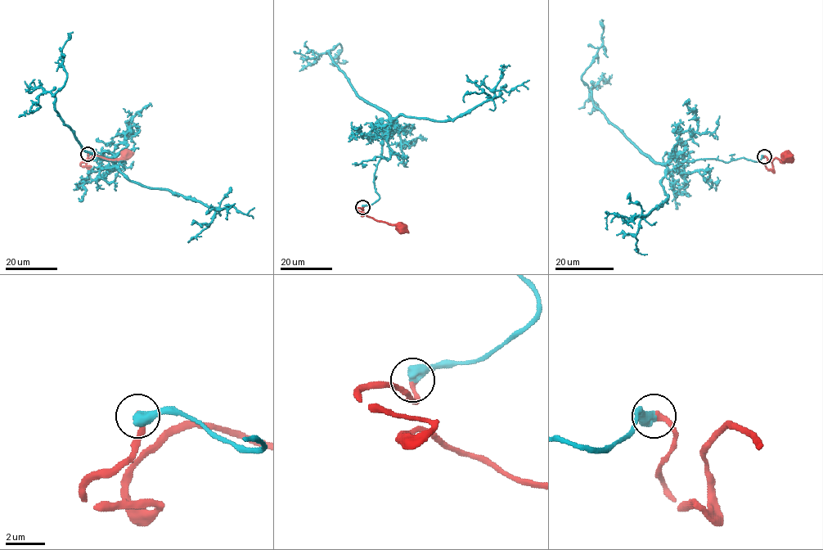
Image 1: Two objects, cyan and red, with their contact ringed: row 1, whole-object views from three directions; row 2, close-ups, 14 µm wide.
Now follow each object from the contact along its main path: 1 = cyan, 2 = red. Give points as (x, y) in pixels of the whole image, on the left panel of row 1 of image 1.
1: (87, 155), (114, 158), (87, 152), (55, 107), (55, 93), (66, 79), (62, 47), (73, 32)
2: (87, 155), (82, 166), (90, 167), (87, 162), (94, 155), (108, 159), (125, 159), (127, 155)

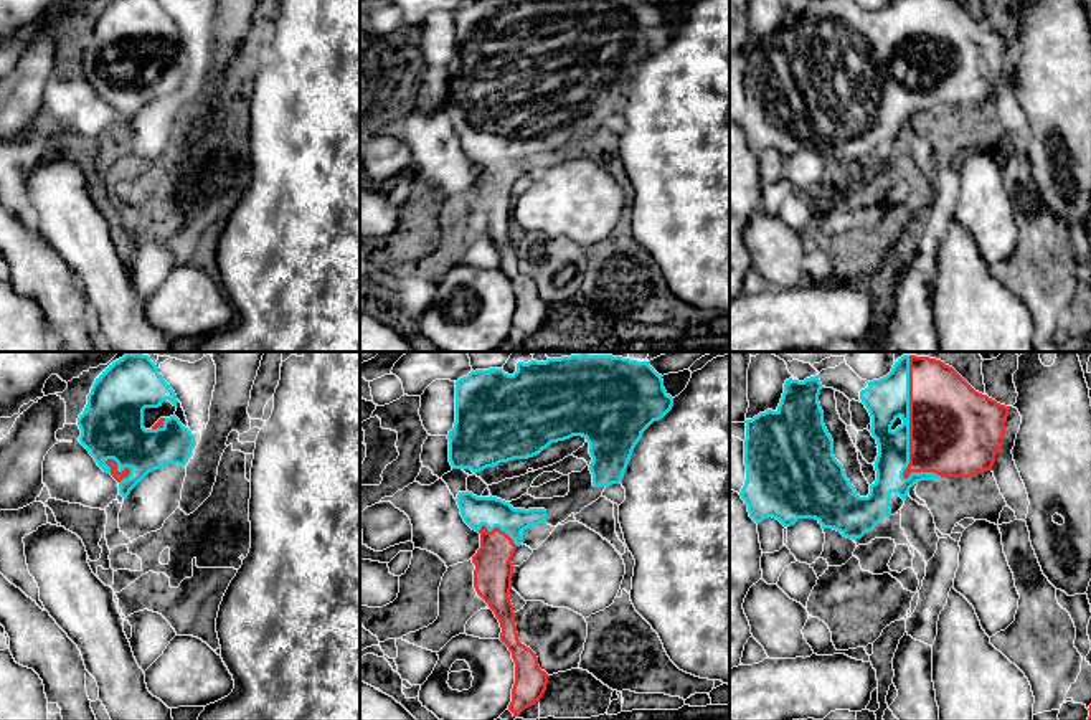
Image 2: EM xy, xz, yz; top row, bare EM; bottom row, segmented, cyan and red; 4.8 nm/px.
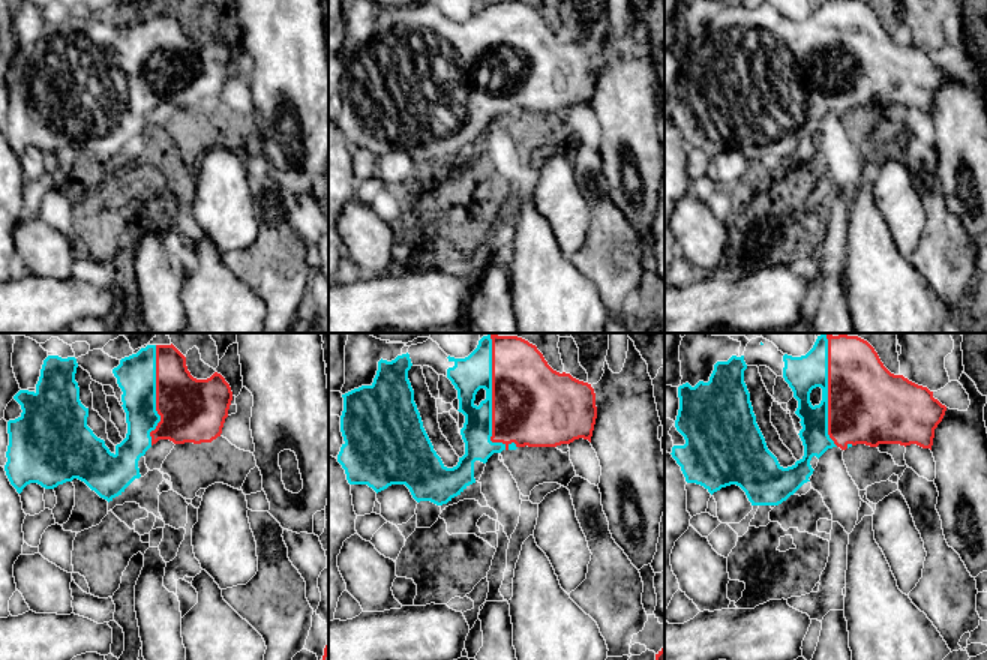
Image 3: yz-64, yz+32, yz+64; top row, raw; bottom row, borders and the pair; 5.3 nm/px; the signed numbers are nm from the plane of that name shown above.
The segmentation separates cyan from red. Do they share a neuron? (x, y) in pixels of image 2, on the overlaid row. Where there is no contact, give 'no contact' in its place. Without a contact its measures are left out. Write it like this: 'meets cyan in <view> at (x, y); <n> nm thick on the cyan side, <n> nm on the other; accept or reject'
meets cyan in yz at (908, 435); 200 nm thick on the cyan side, 440 nm on the other; accept

